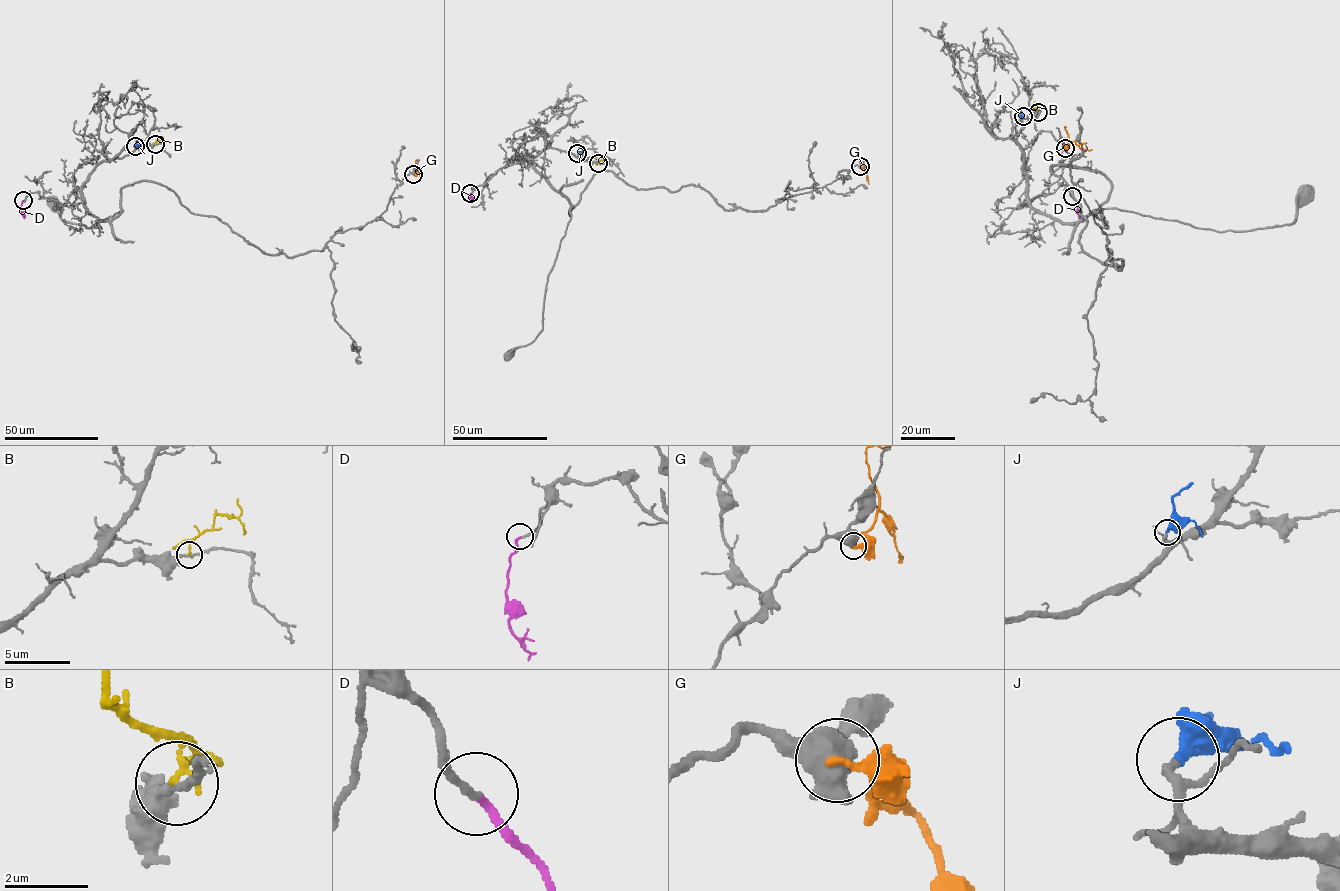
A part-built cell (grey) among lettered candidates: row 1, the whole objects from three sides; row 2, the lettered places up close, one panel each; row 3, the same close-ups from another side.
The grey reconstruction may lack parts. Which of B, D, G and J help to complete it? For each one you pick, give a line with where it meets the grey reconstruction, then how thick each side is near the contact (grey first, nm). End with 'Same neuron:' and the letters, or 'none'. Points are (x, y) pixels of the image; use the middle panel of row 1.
D: (470, 193) | 160/180 nm
J: (577, 153) | 160/340 nm
Same neuron: D, J

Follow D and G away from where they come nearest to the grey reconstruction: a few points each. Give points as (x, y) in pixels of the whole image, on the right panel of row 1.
D: (1072, 196), (1082, 222)
G: (1065, 147), (1069, 140), (1080, 149), (1091, 149)

